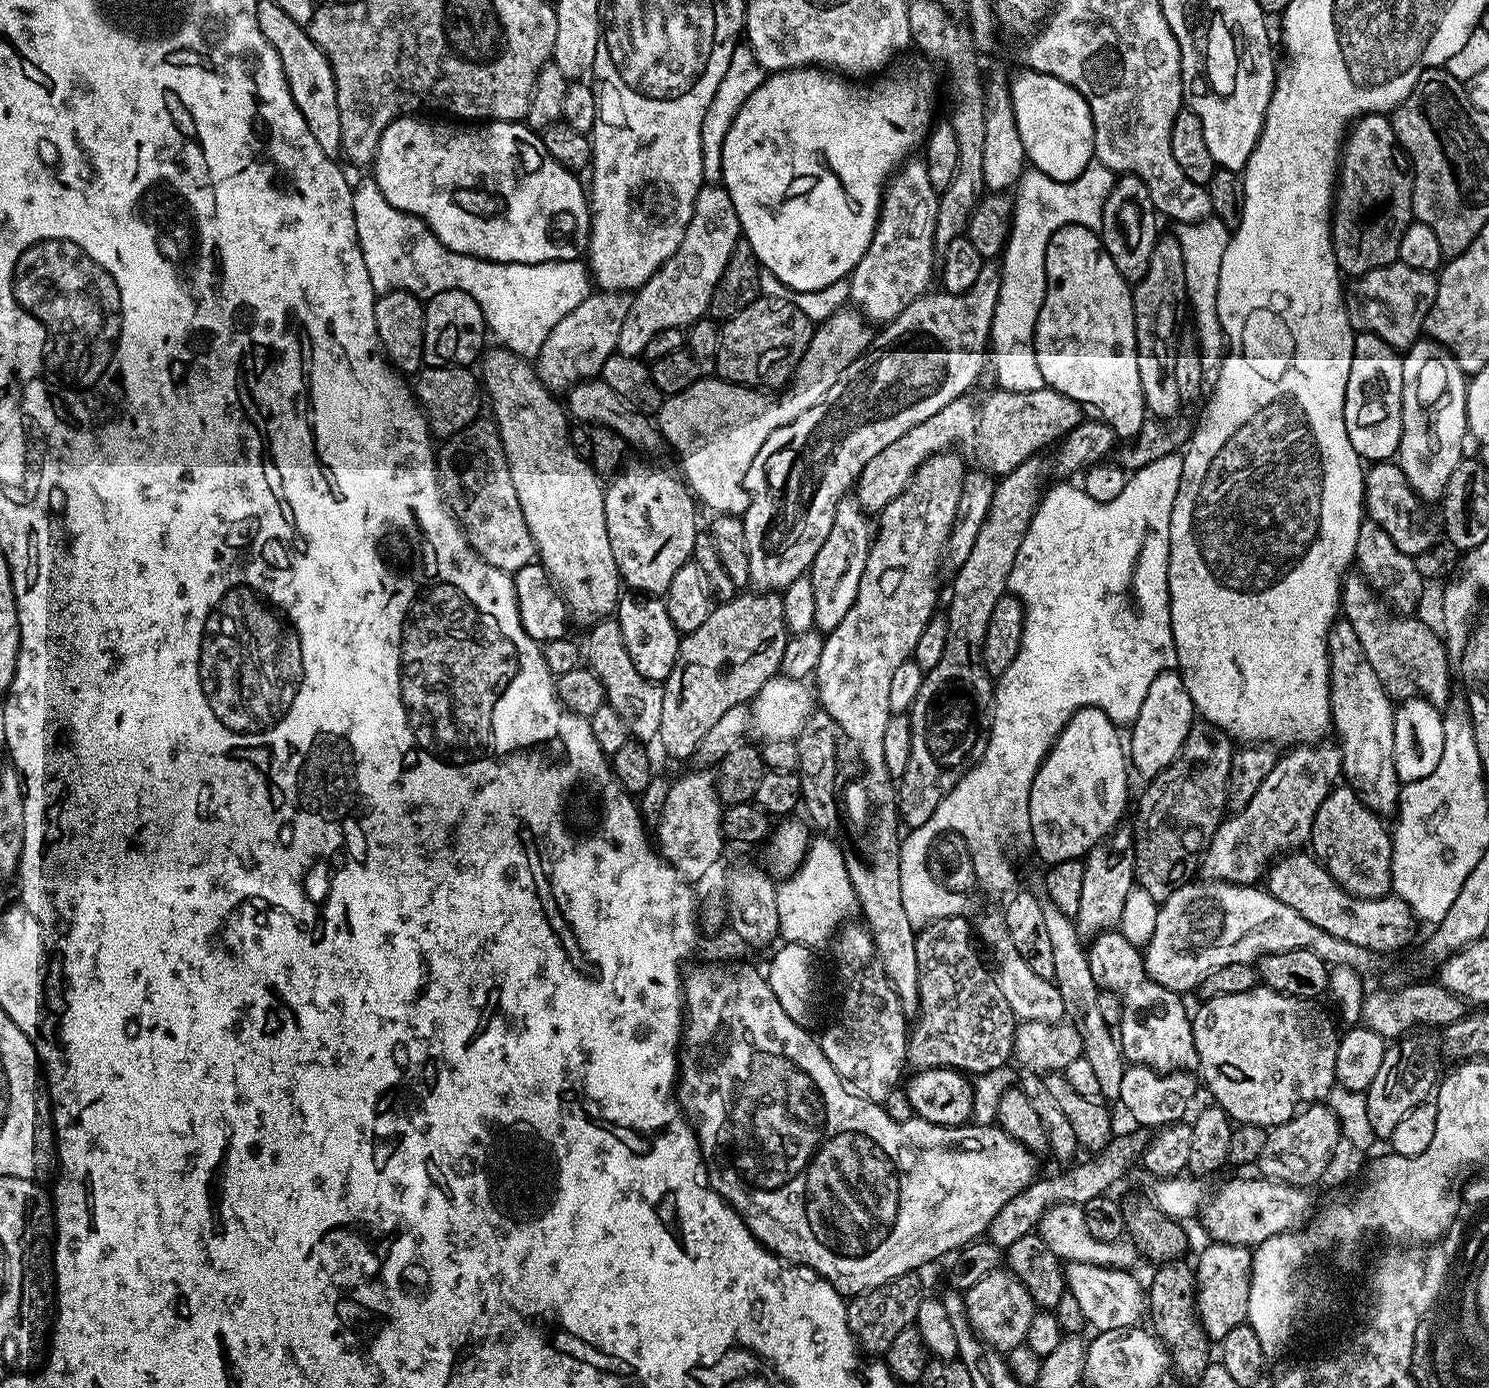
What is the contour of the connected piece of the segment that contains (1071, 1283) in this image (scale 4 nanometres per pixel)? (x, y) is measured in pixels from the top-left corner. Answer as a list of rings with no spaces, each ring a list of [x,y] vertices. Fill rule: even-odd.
[[[1069,1263],[1064,1270],[1064,1282],[1066,1290],[1074,1294],[1078,1301],[1078,1306],[1082,1309],[1085,1321],[1089,1325],[1093,1324],[1096,1332],[1105,1332],[1106,1330],[1118,1330],[1119,1328],[1137,1327],[1146,1316],[1146,1288],[1142,1283],[1132,1277],[1133,1273],[1121,1268],[1103,1268],[1097,1264],[1071,1264]]]

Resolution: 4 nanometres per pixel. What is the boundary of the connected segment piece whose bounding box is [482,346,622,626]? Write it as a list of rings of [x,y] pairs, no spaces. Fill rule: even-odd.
[[[496,346],[496,349],[486,356],[482,360],[482,388],[487,399],[488,396],[492,399],[490,416],[496,429],[500,431],[510,478],[518,494],[518,506],[522,506],[526,526],[530,526],[539,563],[544,565],[552,583],[560,589],[560,595],[567,602],[571,623],[584,624],[583,626],[597,624],[599,620],[615,613],[622,595],[620,571],[614,562],[614,550],[610,550],[610,534],[606,530],[601,477],[572,445],[570,417],[565,405],[561,401],[559,404],[556,401],[559,399],[548,391],[538,378],[535,367],[525,357],[515,356],[510,349],[503,346]]]

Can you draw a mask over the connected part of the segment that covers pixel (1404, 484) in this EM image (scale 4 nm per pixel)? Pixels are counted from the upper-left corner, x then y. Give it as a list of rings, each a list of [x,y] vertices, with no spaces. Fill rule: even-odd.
[[[1376,462],[1364,473],[1364,511],[1367,519],[1373,520],[1394,540],[1399,550],[1408,556],[1423,557],[1436,544],[1438,524],[1424,520],[1420,524],[1421,501],[1412,489],[1404,472],[1396,462]]]

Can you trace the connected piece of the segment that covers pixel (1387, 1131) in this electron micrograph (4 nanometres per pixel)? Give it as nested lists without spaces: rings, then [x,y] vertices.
[[[1428,1030],[1413,1031],[1385,1047],[1382,1066],[1366,1093],[1366,1114],[1370,1117],[1370,1127],[1376,1137],[1391,1138],[1399,1120],[1433,1095],[1438,1084],[1436,1056],[1438,1058],[1440,1055],[1441,1045]]]

